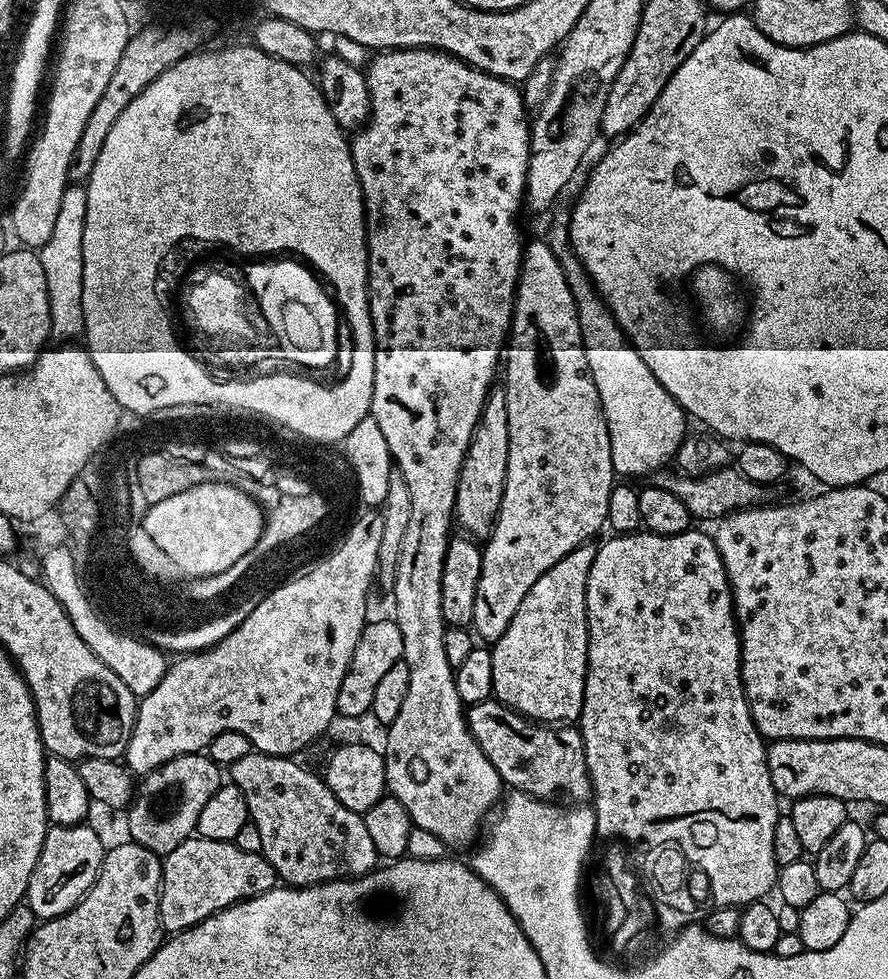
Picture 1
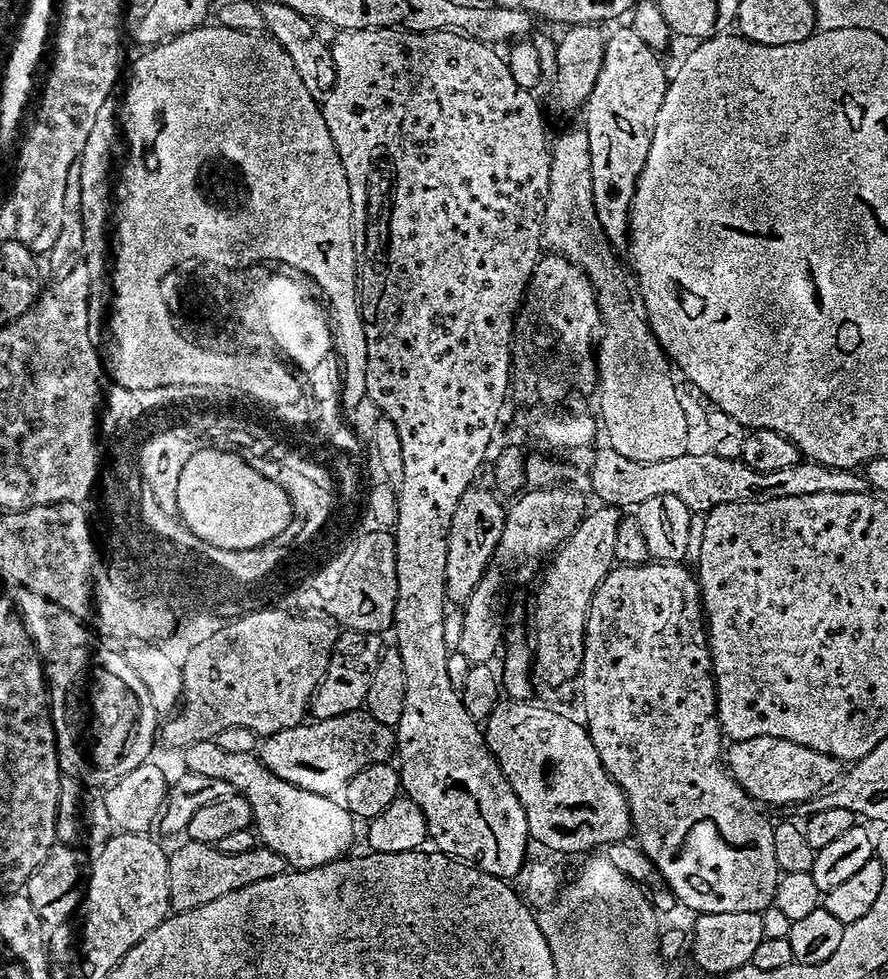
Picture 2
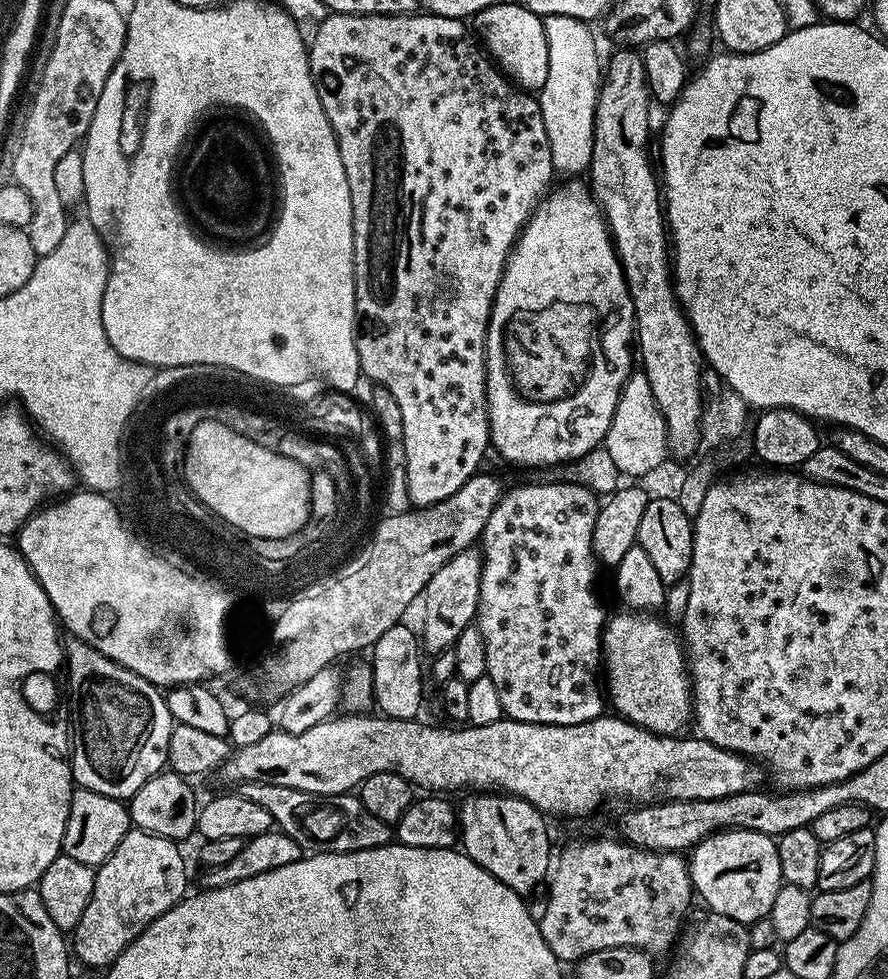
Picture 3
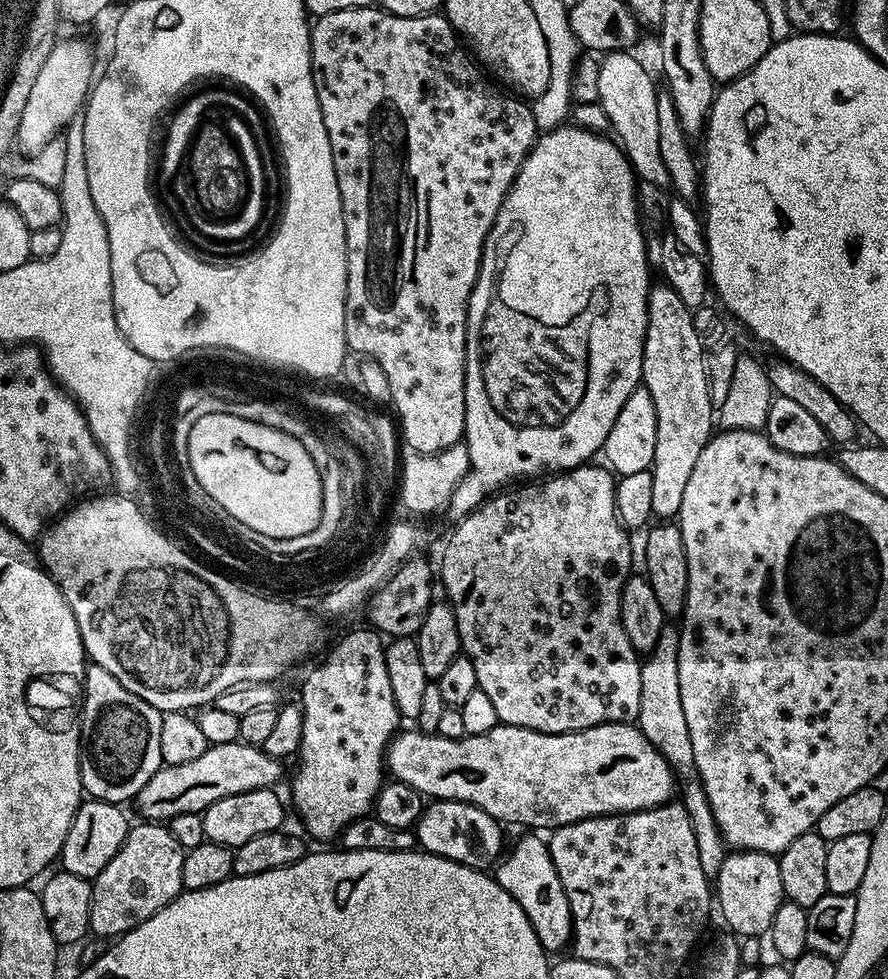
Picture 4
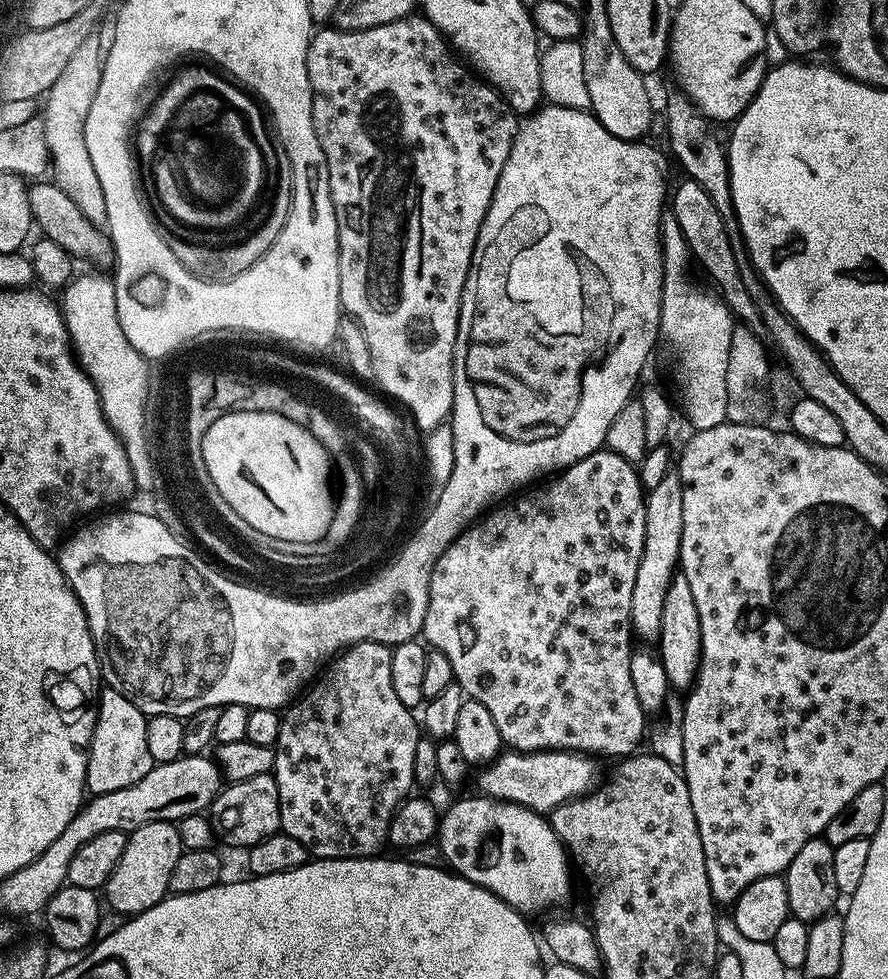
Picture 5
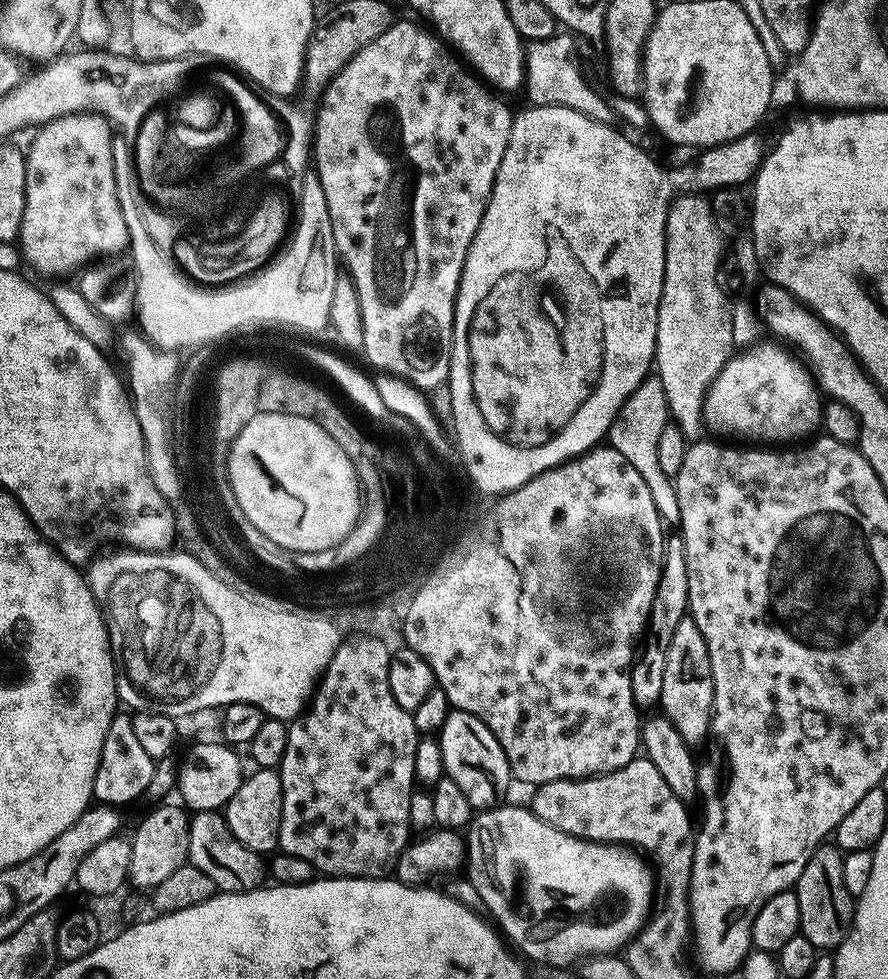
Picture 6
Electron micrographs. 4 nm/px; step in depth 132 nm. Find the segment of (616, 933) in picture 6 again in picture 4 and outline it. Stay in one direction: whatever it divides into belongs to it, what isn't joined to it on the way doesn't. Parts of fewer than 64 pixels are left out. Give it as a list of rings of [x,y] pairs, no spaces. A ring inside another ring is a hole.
[[[432,800],[421,812],[414,831],[423,851],[481,870],[491,869],[506,848],[505,829],[500,821],[486,814],[486,810],[461,800]]]

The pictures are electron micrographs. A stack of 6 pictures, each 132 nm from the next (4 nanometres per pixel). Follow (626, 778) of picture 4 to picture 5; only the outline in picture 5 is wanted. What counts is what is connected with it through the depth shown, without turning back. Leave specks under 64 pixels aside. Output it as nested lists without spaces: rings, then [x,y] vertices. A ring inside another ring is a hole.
[[[504,750],[496,759],[479,769],[479,791],[493,800],[503,800],[505,804],[517,804],[531,812],[547,814],[562,802],[592,791],[597,783],[595,762],[597,763],[591,755],[583,752]]]

